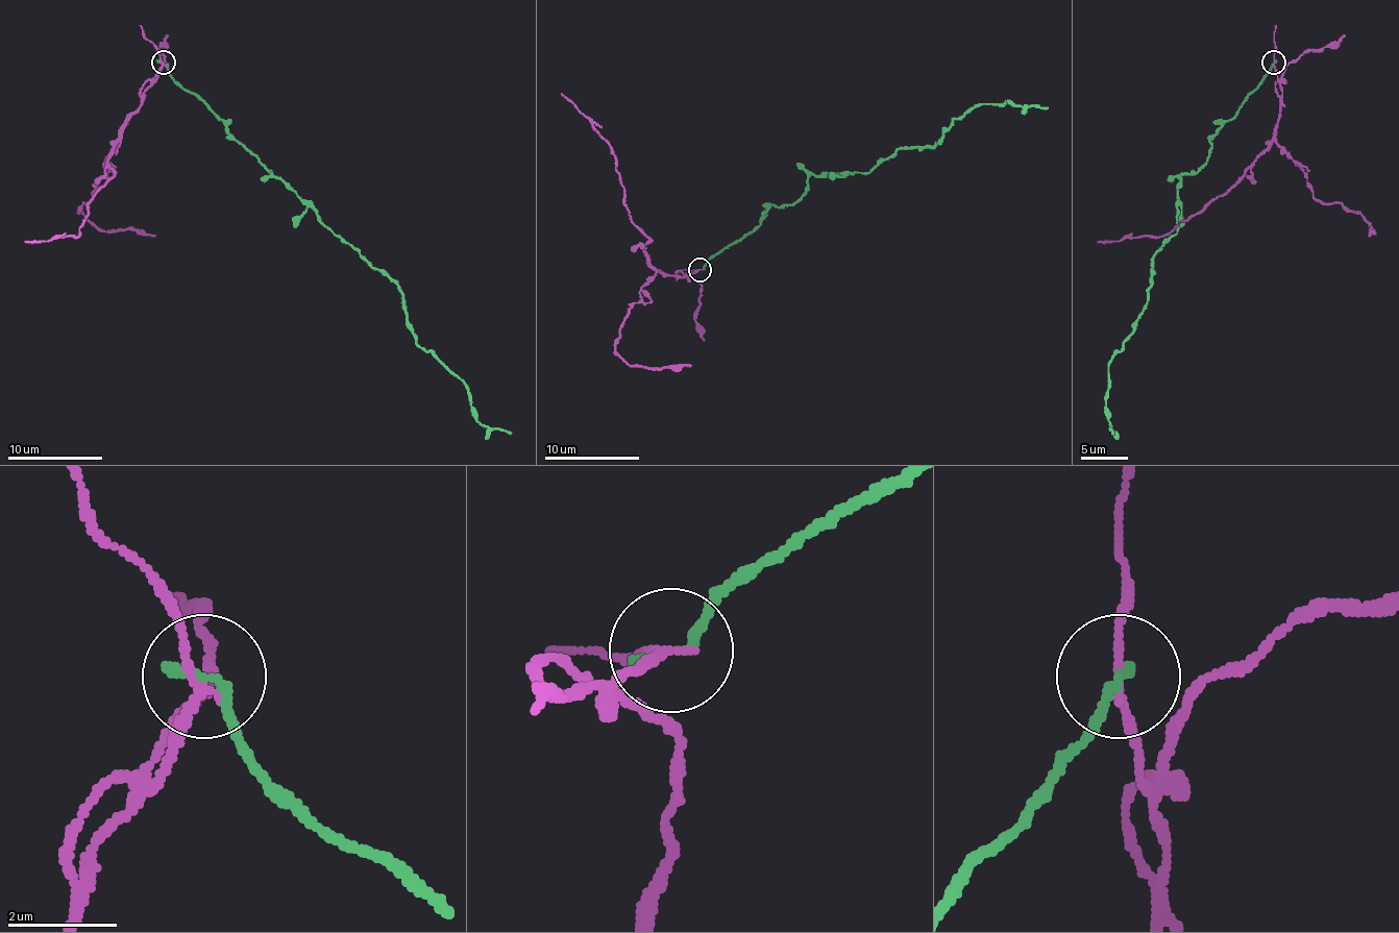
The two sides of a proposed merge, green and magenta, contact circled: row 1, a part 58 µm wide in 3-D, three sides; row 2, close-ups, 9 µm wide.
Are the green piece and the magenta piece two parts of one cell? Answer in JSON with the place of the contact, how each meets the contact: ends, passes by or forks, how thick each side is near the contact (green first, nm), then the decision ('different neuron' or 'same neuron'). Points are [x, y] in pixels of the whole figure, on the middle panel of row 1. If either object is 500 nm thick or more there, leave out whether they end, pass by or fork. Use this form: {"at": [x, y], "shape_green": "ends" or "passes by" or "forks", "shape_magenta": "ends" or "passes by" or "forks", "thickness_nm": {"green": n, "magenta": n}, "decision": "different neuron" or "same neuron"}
{"at": [700, 269], "shape_green": "ends", "shape_magenta": "passes by", "thickness_nm": {"green": 200, "magenta": 160}, "decision": "different neuron"}

